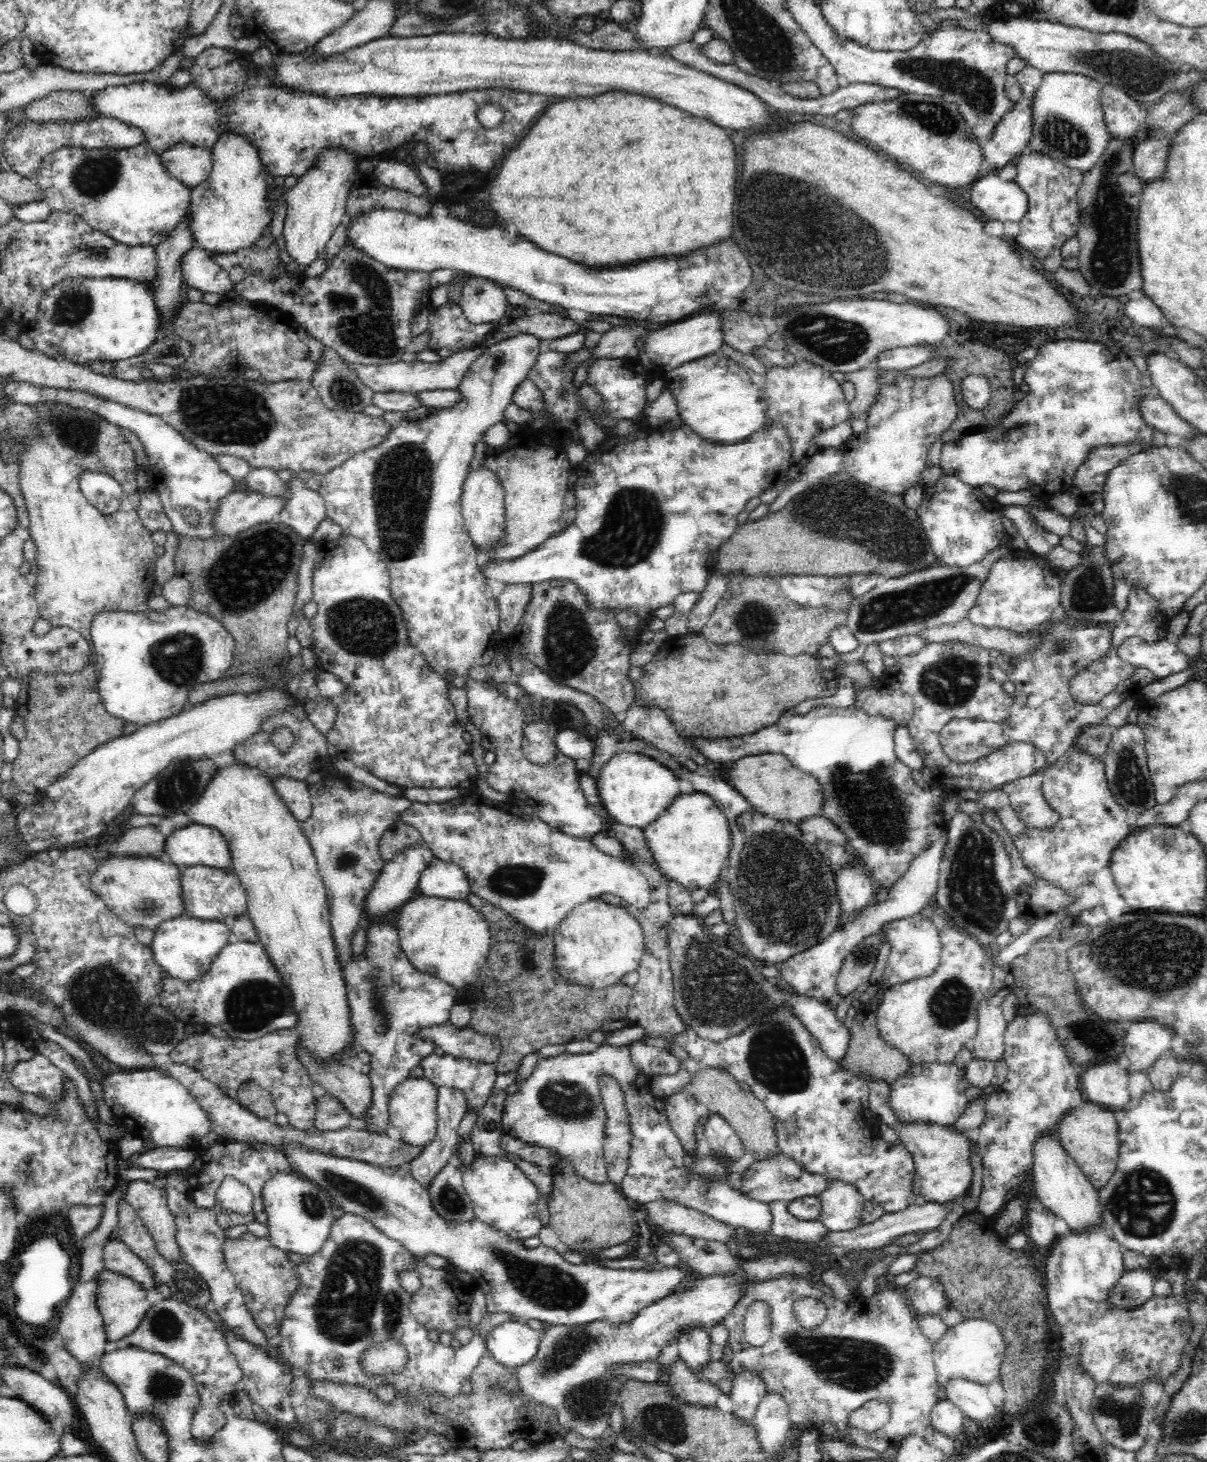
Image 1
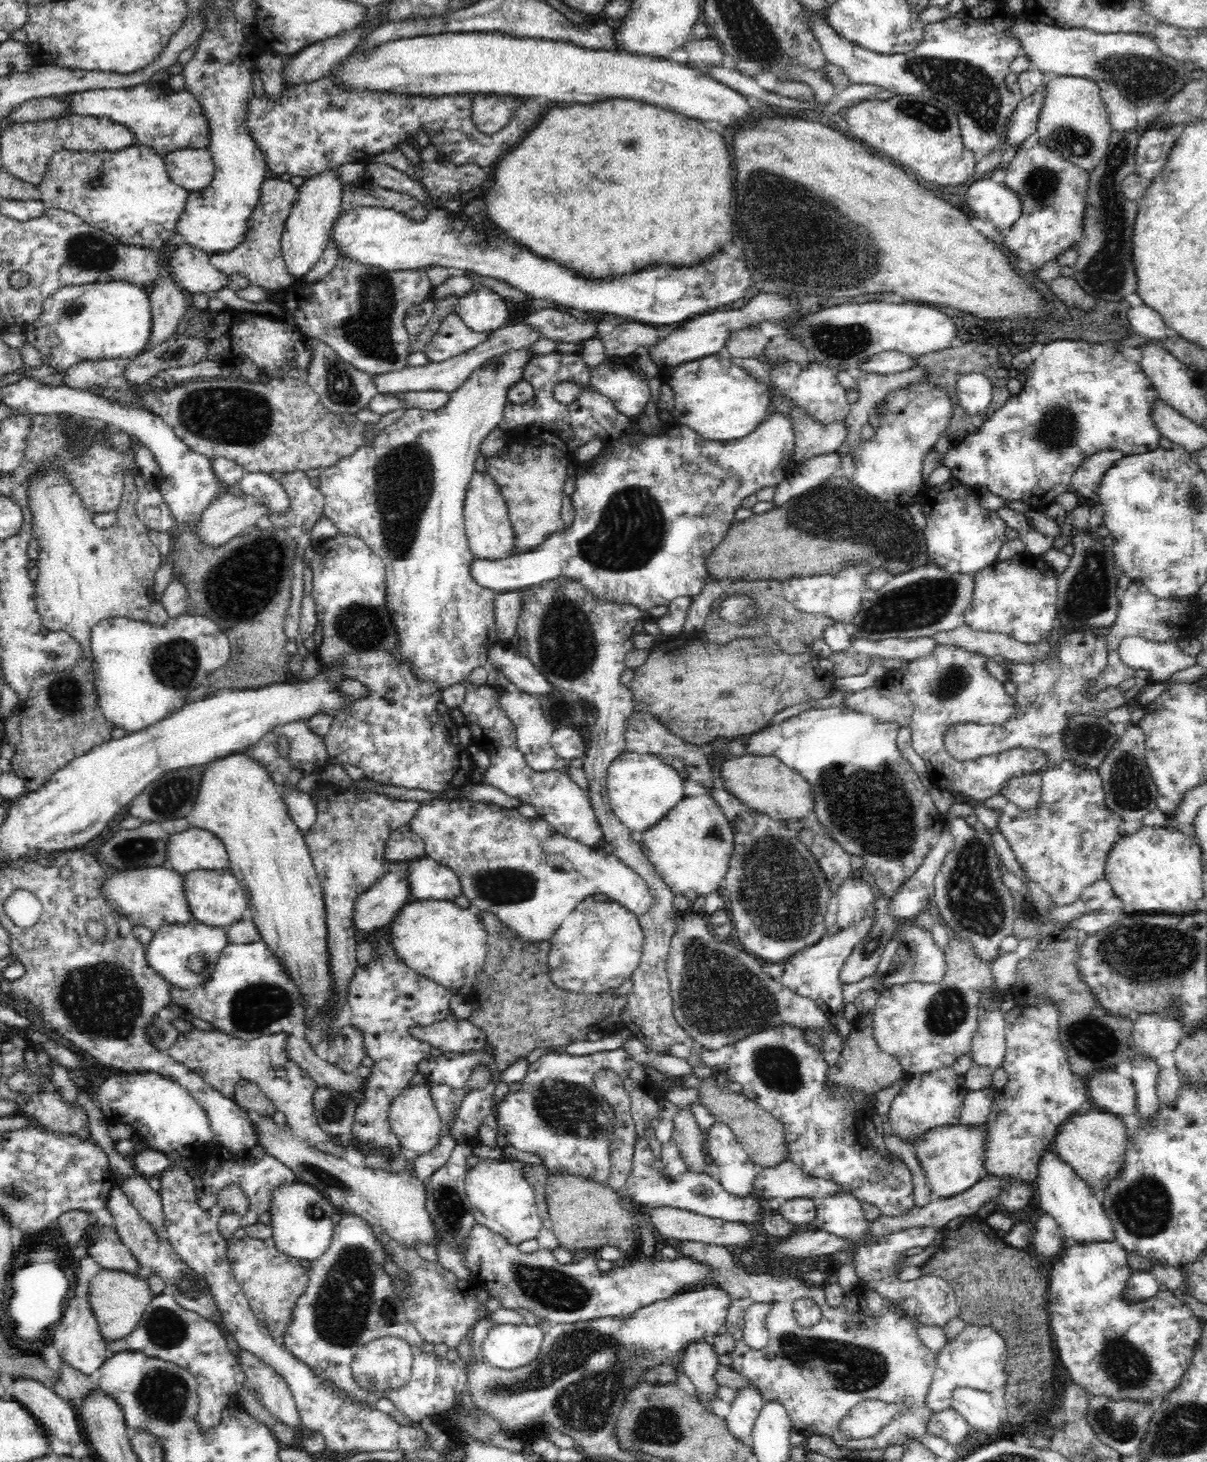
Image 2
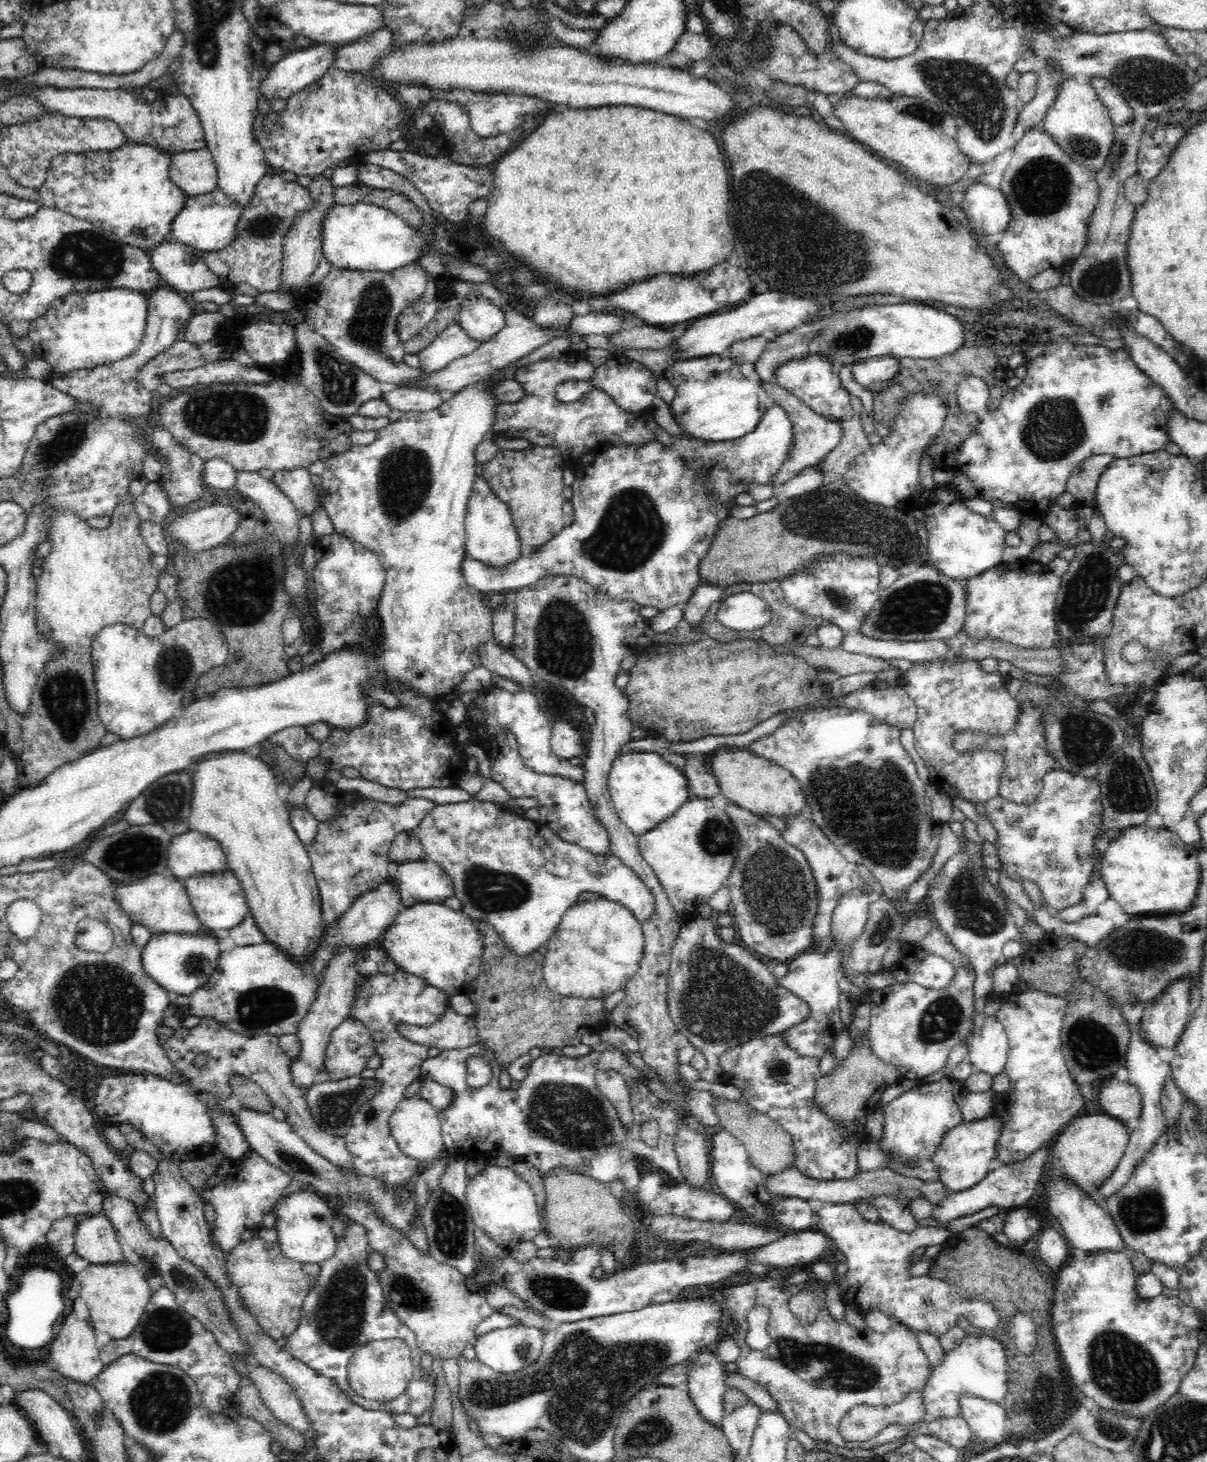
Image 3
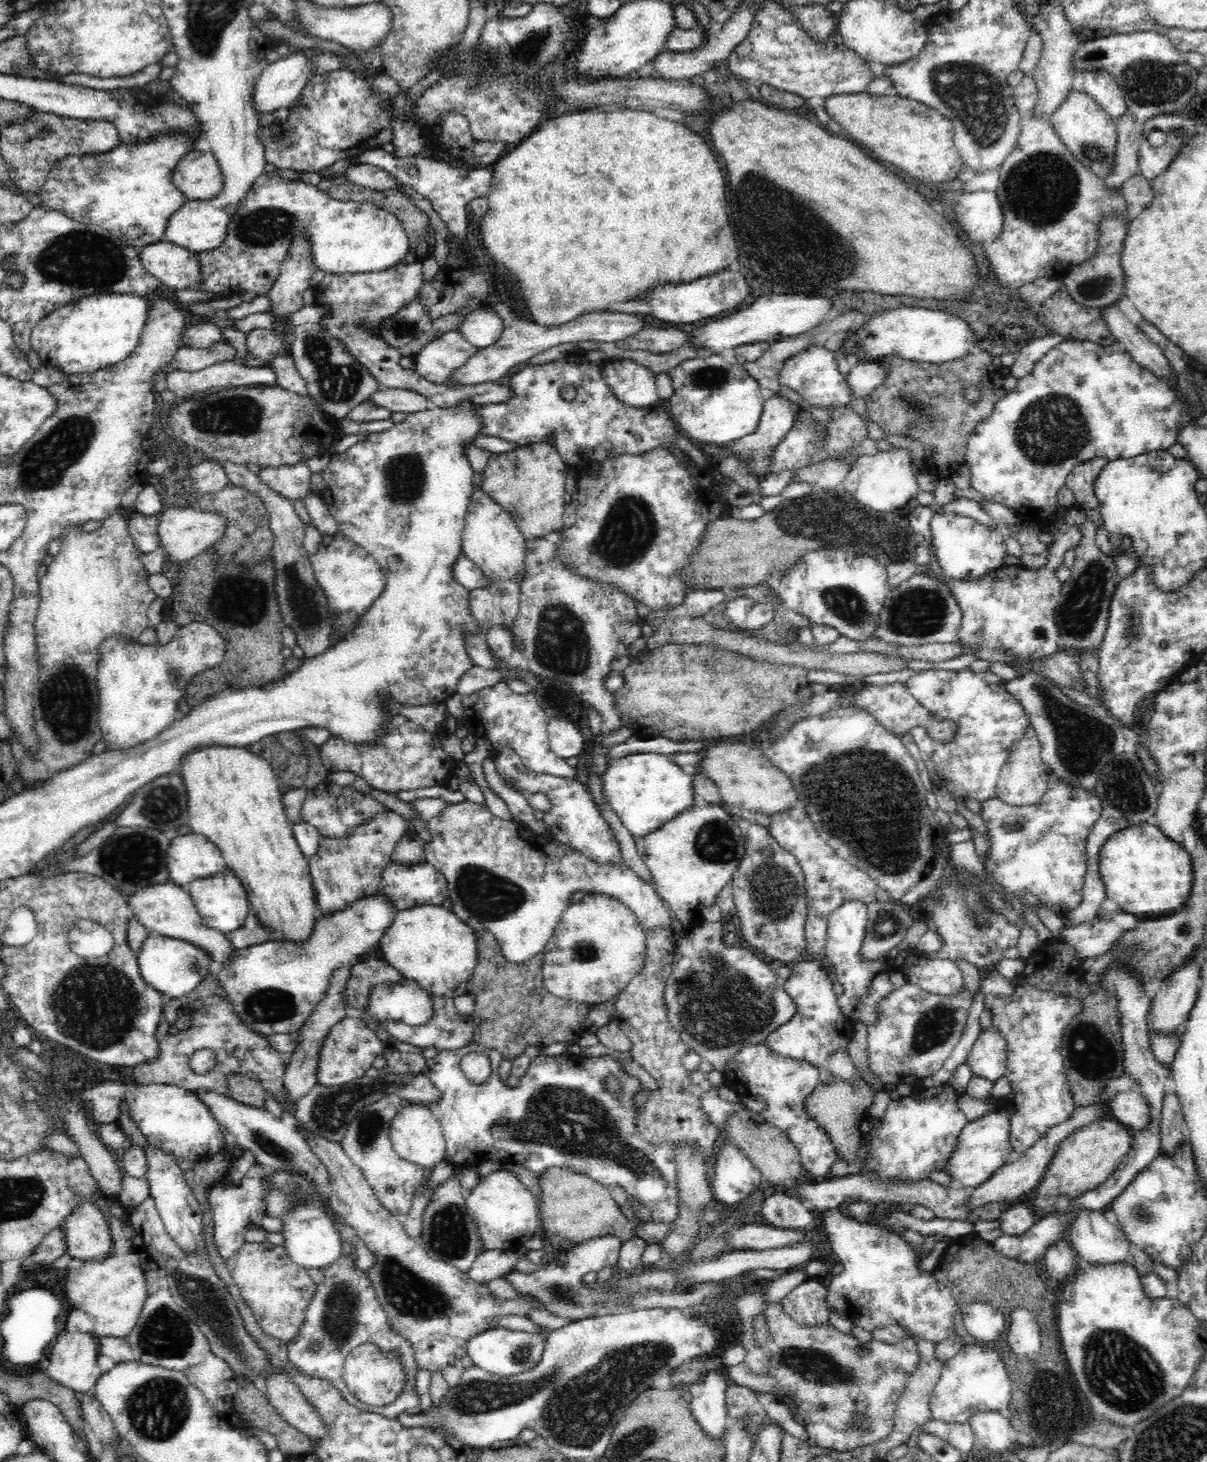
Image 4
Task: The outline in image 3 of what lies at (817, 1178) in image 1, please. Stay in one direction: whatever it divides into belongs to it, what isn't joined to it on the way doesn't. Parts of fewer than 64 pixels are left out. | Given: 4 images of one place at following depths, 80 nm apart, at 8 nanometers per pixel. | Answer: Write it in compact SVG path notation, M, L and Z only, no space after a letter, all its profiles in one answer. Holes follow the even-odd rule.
M786 1166L777 1173L768 1174L764 1180L765 1188L768 1192L778 1194L780 1197L786 1198L803 1198L809 1202L845 1202L860 1201L862 1197L877 1195L878 1193L904 1193L911 1200L914 1198L926 1198L933 1206L938 1206L944 1198L948 1198L950 1193L947 1192L940 1184L932 1181L924 1181L920 1178L911 1178L902 1175L887 1166L881 1166L865 1173L854 1176L851 1180L828 1180L810 1178L796 1166Z

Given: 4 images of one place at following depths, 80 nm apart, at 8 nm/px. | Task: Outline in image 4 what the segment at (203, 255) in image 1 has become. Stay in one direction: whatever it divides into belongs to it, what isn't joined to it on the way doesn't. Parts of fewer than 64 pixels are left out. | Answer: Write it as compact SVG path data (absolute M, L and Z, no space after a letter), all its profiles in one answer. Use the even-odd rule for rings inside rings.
M160 240L139 249L144 270L160 281L162 290L193 289L202 282L197 253Z

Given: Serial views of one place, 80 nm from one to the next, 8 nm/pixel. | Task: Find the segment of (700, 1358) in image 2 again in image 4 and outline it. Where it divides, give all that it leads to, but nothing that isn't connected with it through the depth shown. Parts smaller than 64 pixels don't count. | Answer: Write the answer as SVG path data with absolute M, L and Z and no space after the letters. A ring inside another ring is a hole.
M715 1367L714 1371L701 1375L694 1383L689 1386L690 1396L692 1400L689 1402L689 1409L691 1410L692 1416L696 1419L696 1422L700 1425L700 1428L708 1435L708 1438L725 1438L727 1416L726 1416L726 1403L725 1403L725 1392L730 1381L727 1376L723 1376L722 1373L717 1371Z

